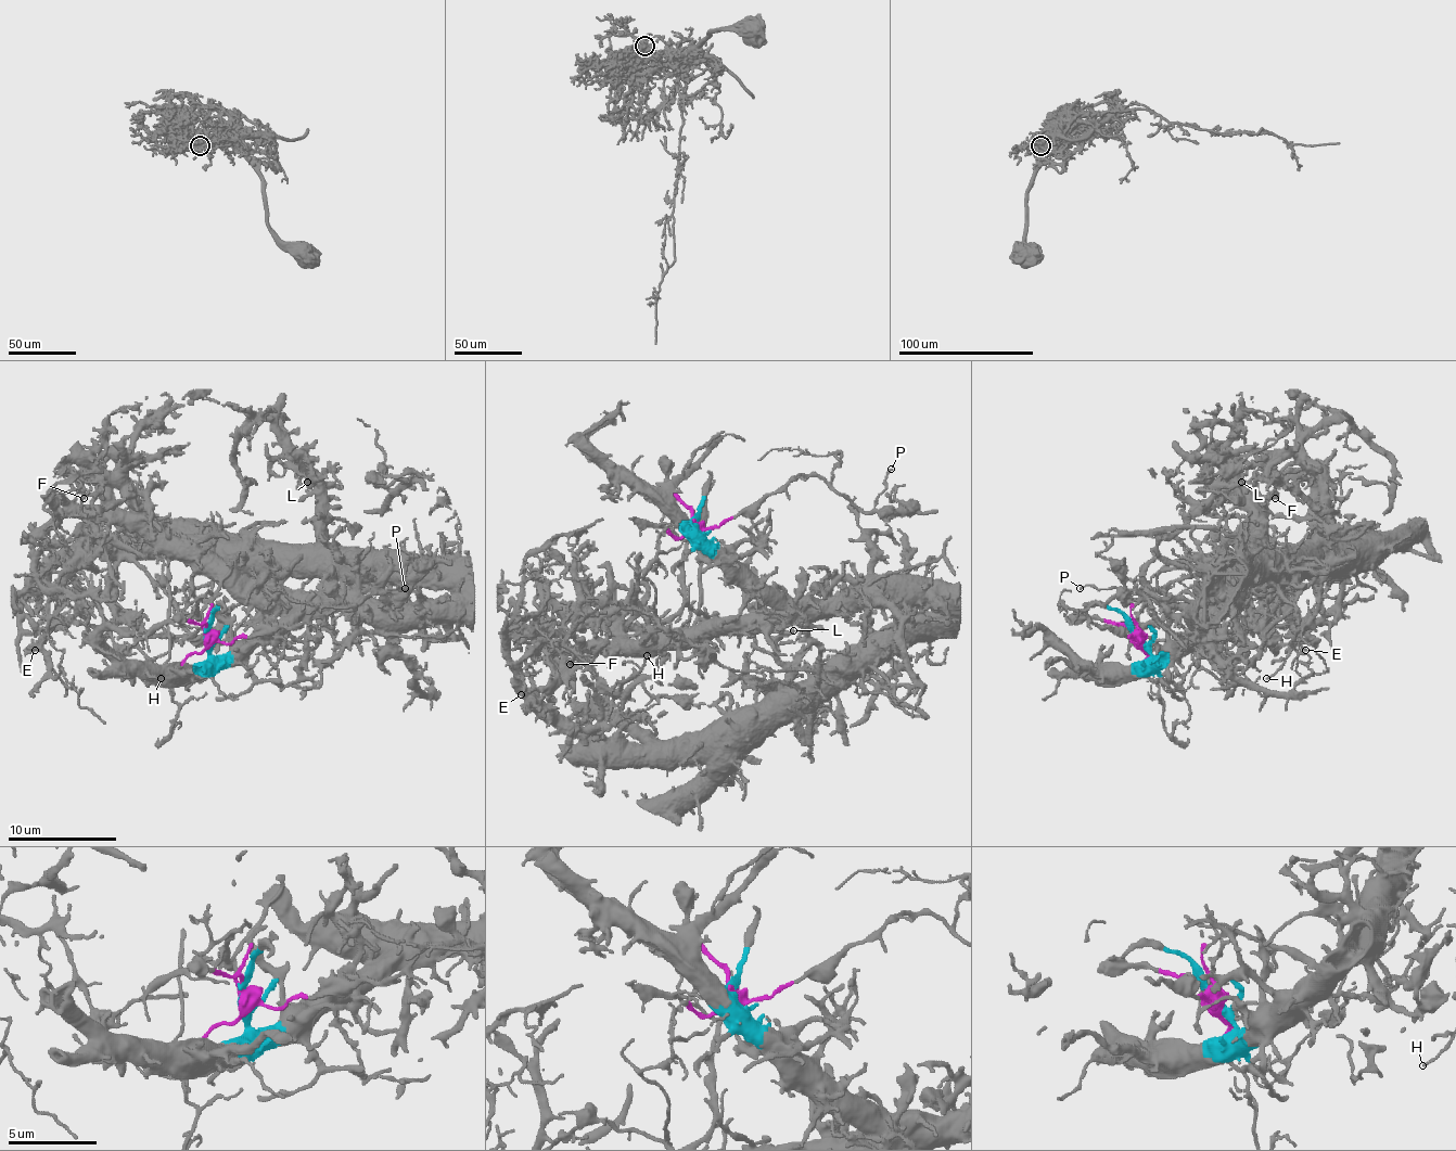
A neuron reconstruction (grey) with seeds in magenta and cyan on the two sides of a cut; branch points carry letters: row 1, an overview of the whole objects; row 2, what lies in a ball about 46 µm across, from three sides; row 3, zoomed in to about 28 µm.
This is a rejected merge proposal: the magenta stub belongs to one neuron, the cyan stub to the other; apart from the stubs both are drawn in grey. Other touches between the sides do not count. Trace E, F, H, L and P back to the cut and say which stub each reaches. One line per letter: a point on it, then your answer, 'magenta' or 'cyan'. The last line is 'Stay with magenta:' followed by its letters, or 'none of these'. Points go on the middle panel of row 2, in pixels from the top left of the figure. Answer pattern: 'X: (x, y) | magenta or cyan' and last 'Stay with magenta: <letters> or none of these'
E: (521, 694) | cyan
F: (570, 664) | cyan
H: (647, 655) | cyan
L: (793, 630) | cyan
P: (891, 469) | magenta
Stay with magenta: P

